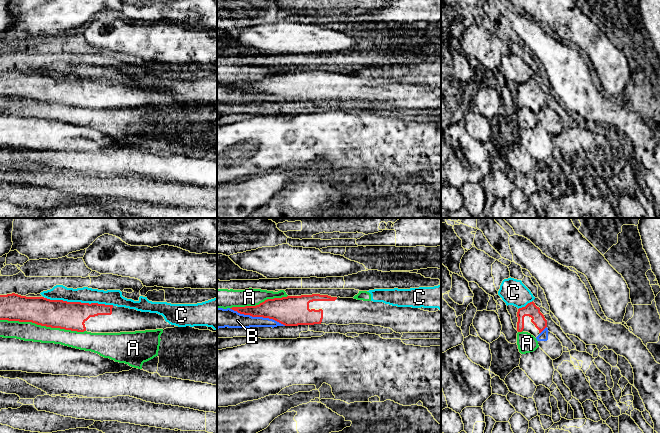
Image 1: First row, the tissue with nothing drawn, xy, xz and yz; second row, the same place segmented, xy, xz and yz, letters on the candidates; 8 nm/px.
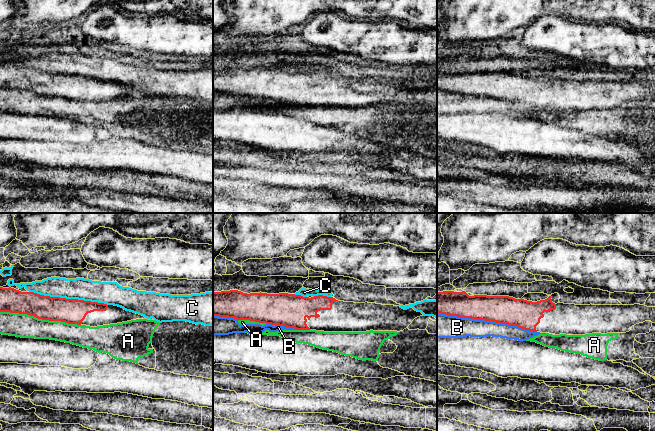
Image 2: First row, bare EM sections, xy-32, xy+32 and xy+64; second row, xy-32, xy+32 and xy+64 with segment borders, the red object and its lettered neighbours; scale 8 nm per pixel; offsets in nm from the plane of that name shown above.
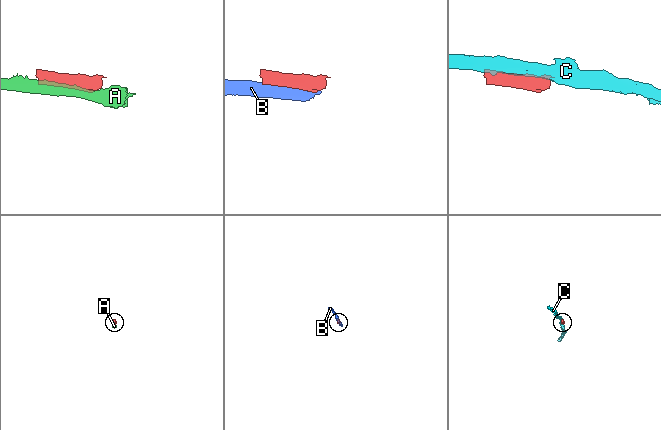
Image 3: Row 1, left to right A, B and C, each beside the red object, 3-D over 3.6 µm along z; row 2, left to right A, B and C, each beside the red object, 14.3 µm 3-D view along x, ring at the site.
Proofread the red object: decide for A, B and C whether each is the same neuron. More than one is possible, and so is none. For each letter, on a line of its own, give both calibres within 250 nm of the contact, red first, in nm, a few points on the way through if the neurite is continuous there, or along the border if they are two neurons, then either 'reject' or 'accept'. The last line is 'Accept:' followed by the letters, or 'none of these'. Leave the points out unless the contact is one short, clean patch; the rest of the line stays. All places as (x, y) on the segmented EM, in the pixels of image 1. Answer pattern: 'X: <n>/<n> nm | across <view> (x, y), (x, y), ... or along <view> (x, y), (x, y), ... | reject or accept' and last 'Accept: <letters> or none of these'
A: 220/160 nm | reject
B: 220/150 nm | reject
C: 220/130 nm | reject
Accept: none of these

